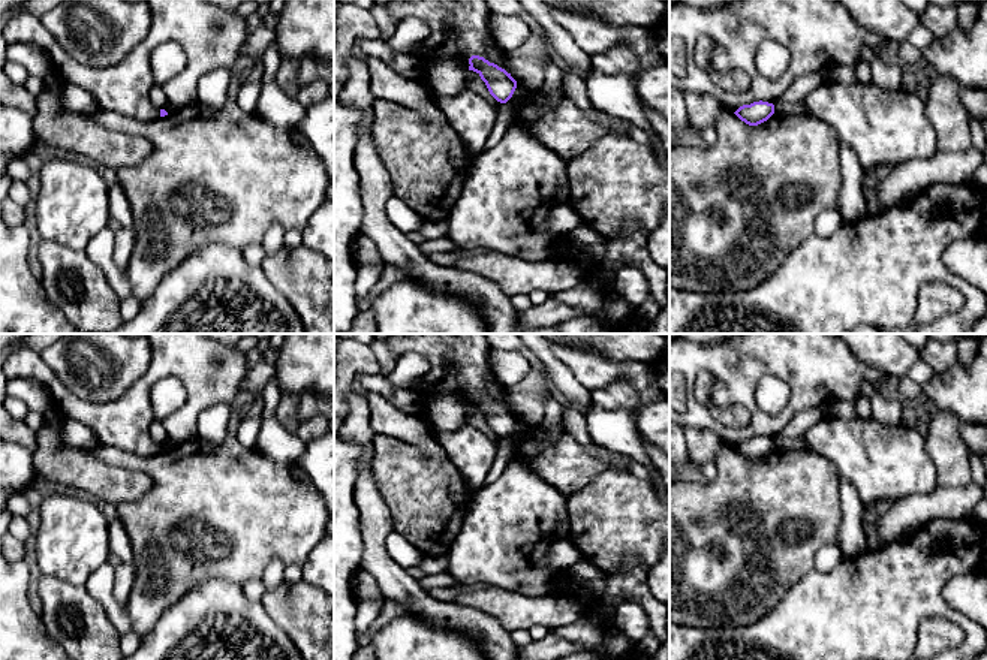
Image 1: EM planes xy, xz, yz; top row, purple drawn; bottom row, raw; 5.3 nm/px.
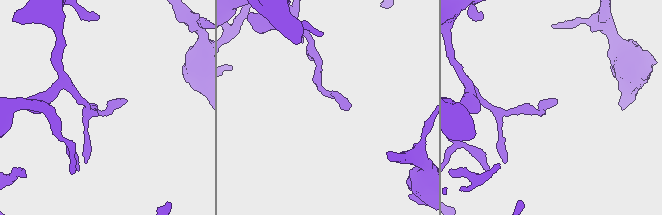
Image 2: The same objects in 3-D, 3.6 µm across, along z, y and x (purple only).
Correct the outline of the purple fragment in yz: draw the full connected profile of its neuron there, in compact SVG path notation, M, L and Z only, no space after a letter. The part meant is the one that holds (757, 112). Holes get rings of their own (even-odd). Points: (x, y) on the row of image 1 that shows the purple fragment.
M759 100L740 106L734 114L746 124L758 126L774 114L774 105Z

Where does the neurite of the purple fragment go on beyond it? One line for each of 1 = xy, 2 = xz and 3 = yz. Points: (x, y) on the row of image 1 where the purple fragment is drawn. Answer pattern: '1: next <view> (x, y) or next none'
1: next none
2: next none
3: next none

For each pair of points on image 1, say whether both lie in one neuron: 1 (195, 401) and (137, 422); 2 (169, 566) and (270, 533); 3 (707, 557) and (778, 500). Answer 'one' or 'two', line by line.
1: one
2: one
3: one

